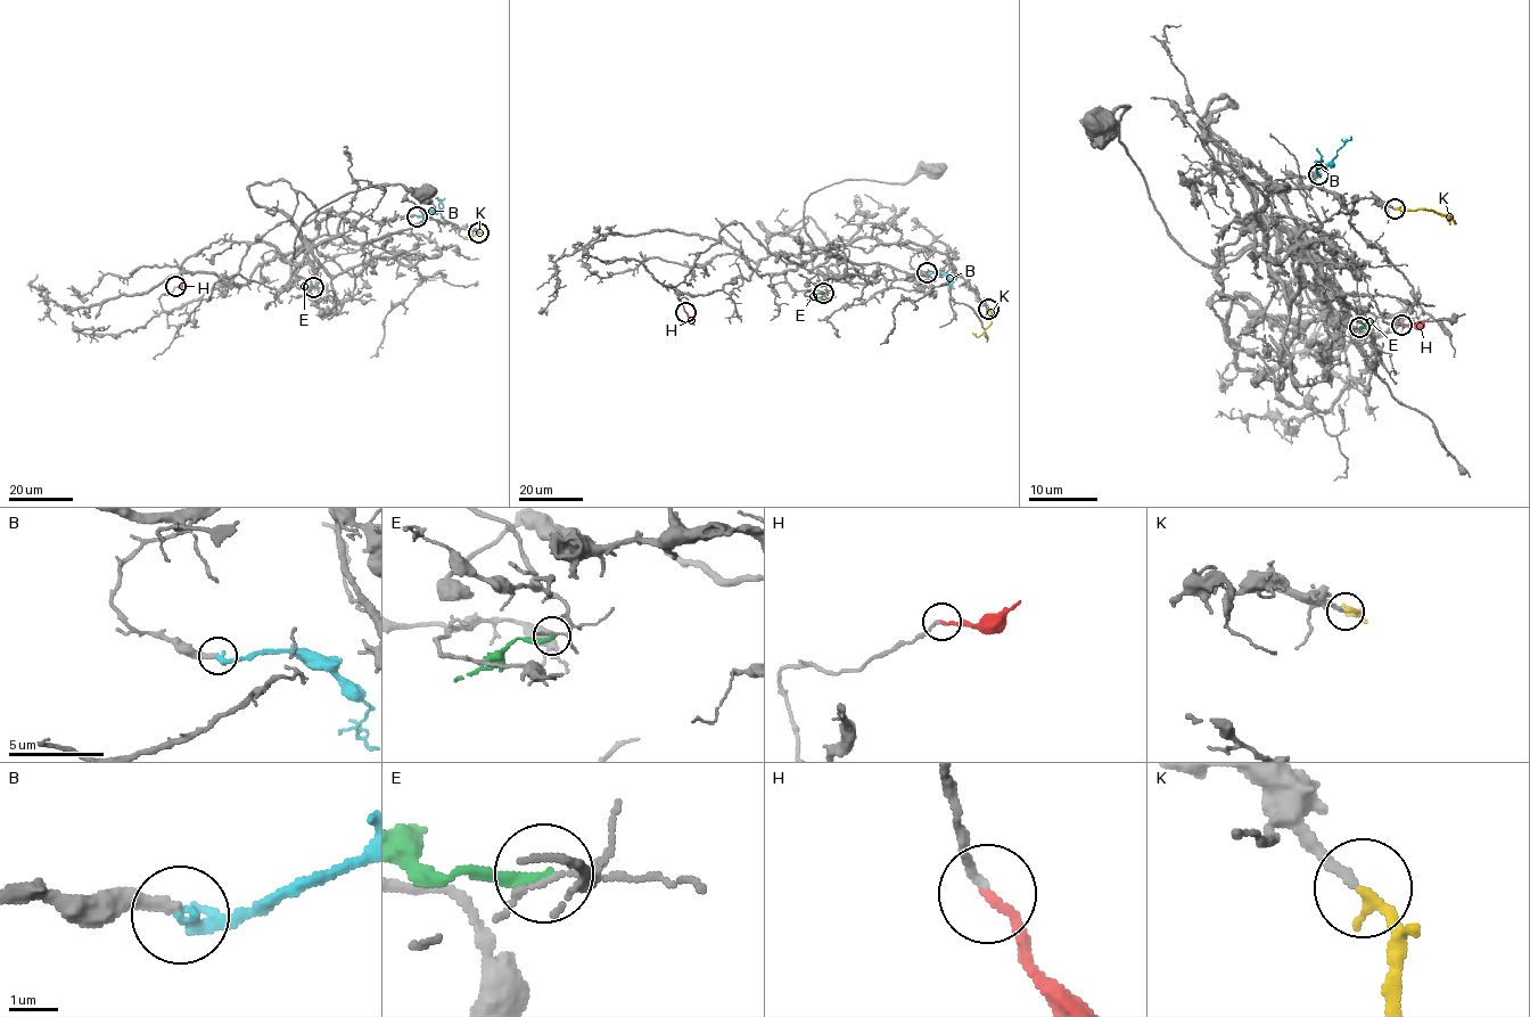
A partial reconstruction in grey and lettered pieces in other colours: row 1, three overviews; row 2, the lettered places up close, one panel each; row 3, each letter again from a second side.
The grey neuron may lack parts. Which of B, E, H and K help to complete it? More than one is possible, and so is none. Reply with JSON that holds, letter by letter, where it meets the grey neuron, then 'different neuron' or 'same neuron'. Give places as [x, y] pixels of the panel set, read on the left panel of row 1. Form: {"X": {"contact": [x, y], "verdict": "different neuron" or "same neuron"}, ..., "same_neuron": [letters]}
{"B": {"contact": [417, 216], "verdict": "different neuron"}, "E": {"contact": [313, 287], "verdict": "different neuron"}, "H": {"contact": [175, 286], "verdict": "same neuron"}, "K": {"contact": [478, 232], "verdict": "same neuron"}, "same_neuron": ["H", "K"]}

